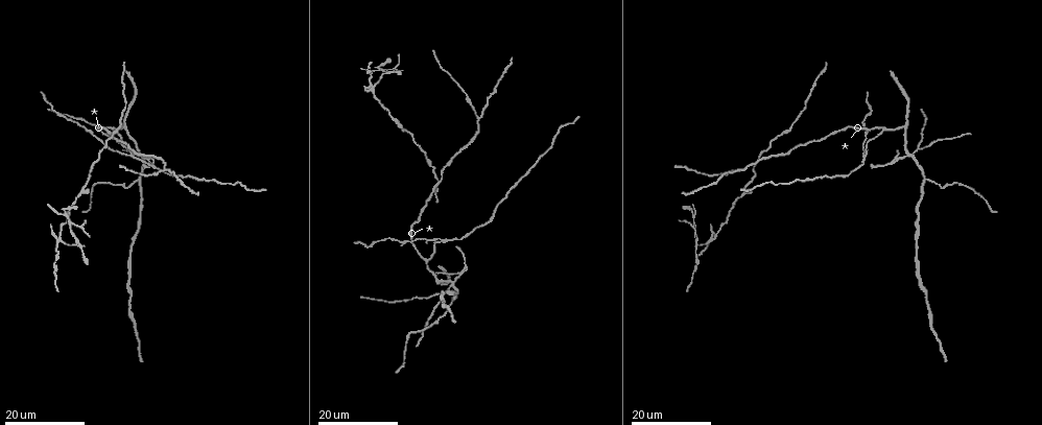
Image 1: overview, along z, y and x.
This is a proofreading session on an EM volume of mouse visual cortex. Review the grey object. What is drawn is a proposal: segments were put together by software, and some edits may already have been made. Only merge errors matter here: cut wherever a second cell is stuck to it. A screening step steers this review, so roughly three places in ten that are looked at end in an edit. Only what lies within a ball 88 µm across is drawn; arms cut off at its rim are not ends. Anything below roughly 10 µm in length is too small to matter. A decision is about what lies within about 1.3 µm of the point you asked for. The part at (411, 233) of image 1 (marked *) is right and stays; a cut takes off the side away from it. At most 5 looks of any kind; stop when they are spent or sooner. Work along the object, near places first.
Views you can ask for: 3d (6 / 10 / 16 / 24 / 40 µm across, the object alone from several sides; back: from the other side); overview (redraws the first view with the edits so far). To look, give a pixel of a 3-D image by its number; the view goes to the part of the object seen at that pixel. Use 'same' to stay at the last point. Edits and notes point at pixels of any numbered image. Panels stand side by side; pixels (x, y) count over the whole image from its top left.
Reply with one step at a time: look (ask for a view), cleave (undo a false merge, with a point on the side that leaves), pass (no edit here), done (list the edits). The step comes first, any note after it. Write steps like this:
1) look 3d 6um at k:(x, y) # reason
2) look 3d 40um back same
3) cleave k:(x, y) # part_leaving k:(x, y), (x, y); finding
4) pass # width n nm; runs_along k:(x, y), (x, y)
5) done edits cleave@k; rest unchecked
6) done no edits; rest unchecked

look 3d 24um at 1:(139, 179) # a fork

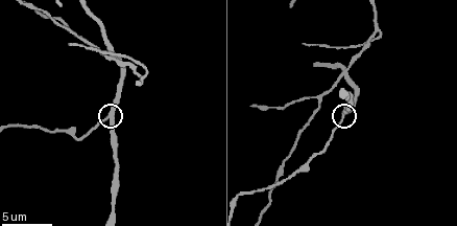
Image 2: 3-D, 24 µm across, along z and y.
look 3d 6um at 2:(108, 116)

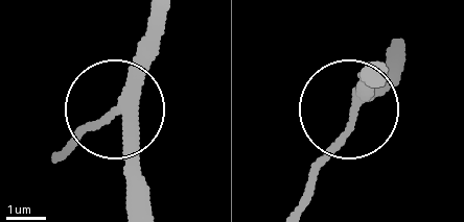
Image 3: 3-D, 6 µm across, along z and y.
pass # arms 3; runs_along 3:(167, 10), (131, 100), (74, 137); all the same cell

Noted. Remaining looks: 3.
look 3d 10um at 2:(108, 57) # four or more arms meet

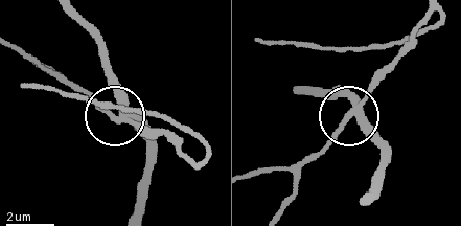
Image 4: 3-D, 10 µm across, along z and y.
look 3d 10um back at 4:(122, 119)

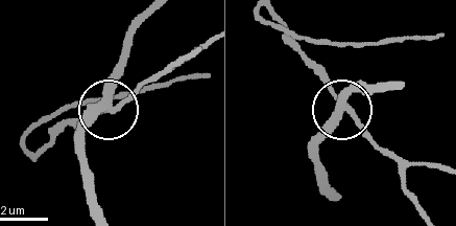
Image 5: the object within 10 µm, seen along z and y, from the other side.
cleave 5:(132, 95) # arms 4; part_leaving 5:(112, 112), (142, 82), (208, 46); two cells meet here

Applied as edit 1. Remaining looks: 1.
done edits cleave@5; rest unchecked

